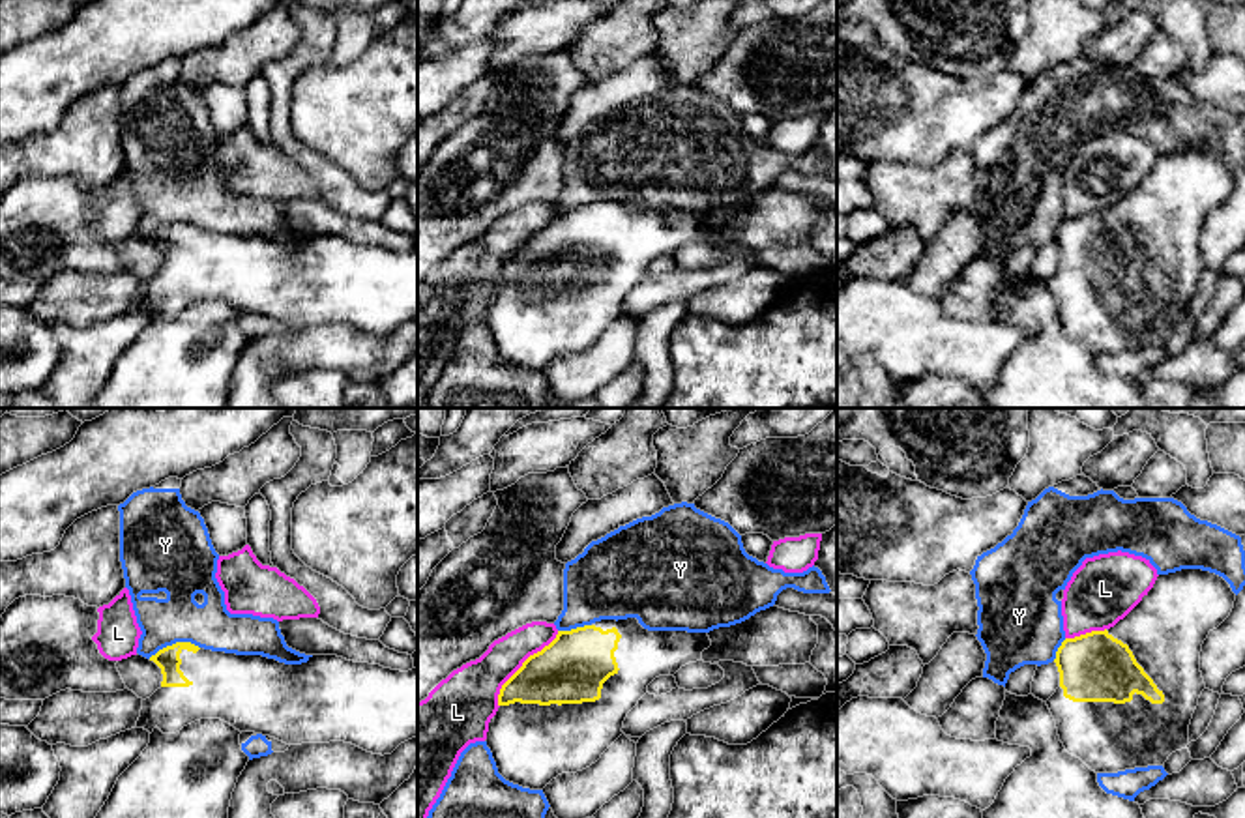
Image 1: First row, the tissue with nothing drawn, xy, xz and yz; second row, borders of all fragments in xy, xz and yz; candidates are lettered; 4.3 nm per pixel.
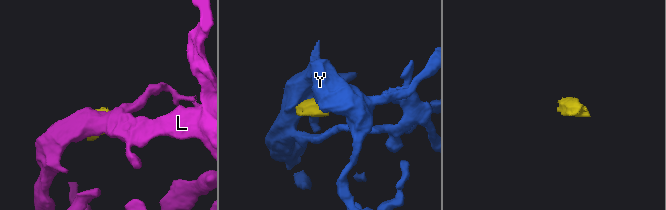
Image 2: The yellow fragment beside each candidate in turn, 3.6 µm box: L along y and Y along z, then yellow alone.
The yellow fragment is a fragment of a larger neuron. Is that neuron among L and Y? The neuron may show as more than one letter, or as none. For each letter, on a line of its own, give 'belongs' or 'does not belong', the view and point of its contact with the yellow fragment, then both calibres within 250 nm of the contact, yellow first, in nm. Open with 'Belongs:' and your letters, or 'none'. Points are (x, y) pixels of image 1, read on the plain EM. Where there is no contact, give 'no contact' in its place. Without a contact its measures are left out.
Belongs: none
L: does not belong | xz (521, 248) | 300/240 nm
Y: does not belong | xy (173, 225) | 100/200 nm

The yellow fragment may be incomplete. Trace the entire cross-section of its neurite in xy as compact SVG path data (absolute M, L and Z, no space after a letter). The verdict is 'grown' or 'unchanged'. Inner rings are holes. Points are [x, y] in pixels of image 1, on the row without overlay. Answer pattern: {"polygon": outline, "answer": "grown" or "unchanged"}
{"polygon": "M176 223L150 238L163 255L161 268L142 281L137 309L150 314L157 307L163 314L176 314L200 299L221 299L240 313L275 318L286 326L352 324L373 335L391 335L401 324L417 316L417 249L408 253L380 245L354 243L337 236L313 236L301 245L285 245L262 236L236 236L212 232L191 223Z", "answer": "grown"}

